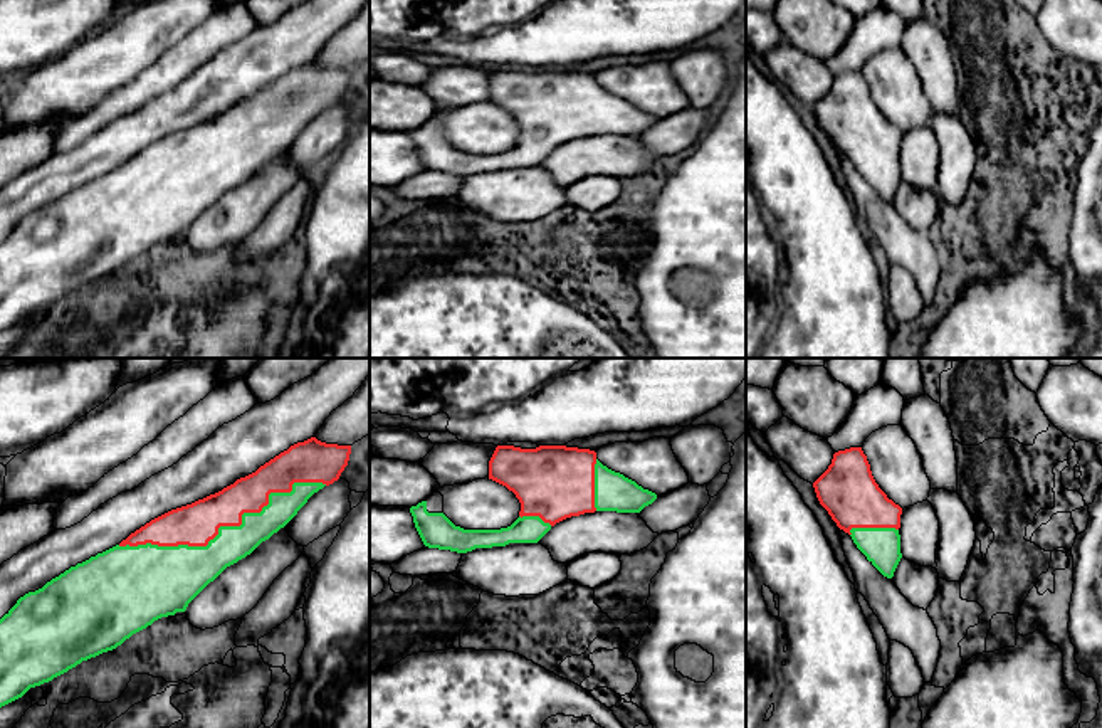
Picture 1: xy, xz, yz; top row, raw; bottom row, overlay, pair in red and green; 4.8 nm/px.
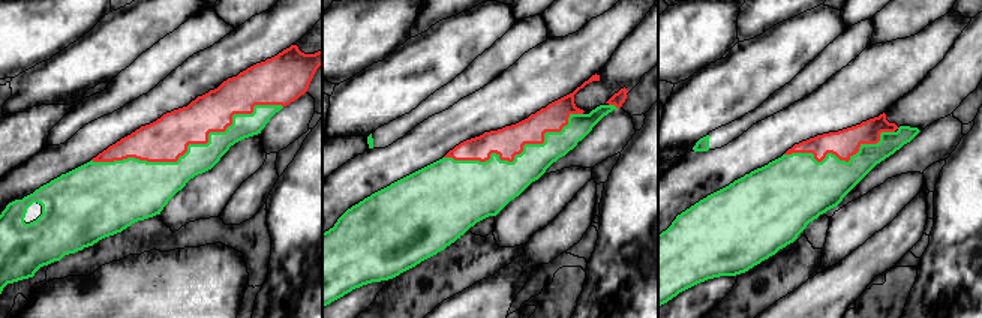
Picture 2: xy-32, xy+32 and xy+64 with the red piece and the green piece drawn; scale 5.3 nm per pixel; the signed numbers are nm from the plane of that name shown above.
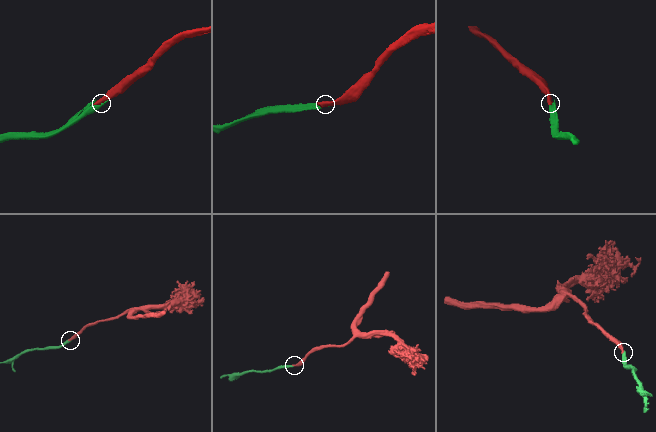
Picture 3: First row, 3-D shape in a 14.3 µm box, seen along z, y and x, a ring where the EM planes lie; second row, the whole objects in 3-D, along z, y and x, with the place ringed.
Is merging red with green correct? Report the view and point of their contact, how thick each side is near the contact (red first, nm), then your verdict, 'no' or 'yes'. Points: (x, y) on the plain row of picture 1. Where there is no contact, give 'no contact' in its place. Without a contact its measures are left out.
meets red in xy at (229, 148); 200 nm thick on the red side, 190 nm on the other; yes

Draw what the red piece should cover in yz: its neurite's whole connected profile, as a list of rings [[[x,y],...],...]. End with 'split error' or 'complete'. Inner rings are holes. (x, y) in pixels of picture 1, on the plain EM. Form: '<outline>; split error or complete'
[[[862,71],[835,76],[813,111],[837,150],[852,160],[884,200],[892,202],[902,182],[899,158],[902,131],[875,106]]]; split error

